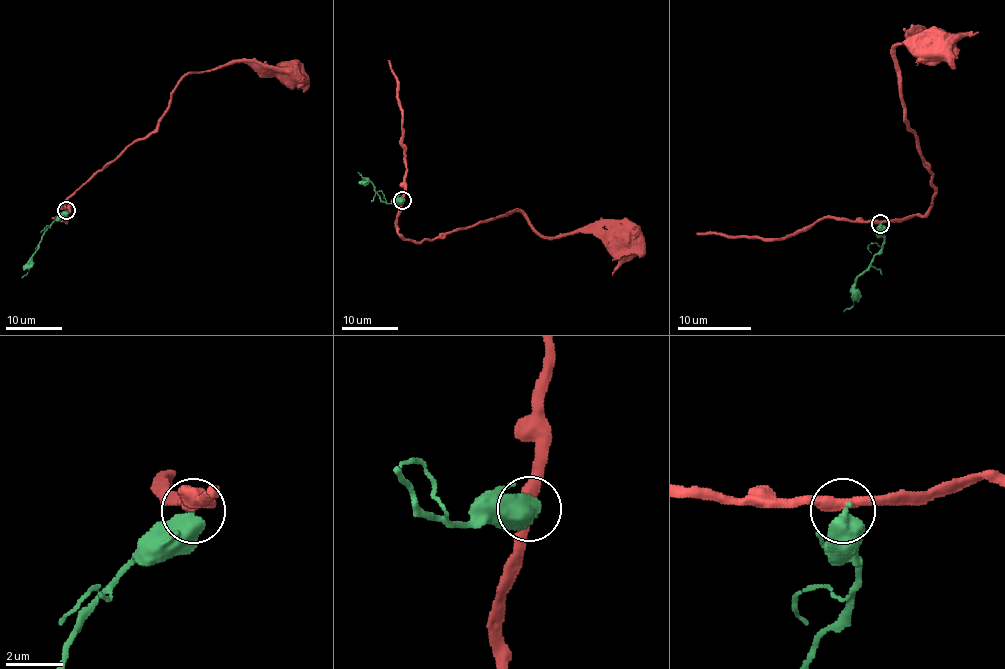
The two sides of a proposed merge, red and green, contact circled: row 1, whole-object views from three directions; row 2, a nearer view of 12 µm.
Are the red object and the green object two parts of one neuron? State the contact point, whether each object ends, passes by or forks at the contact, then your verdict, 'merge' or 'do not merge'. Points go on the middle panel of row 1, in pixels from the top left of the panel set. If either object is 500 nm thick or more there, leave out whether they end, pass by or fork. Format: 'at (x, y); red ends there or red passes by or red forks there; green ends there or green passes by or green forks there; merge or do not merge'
at (402, 200); do not merge

